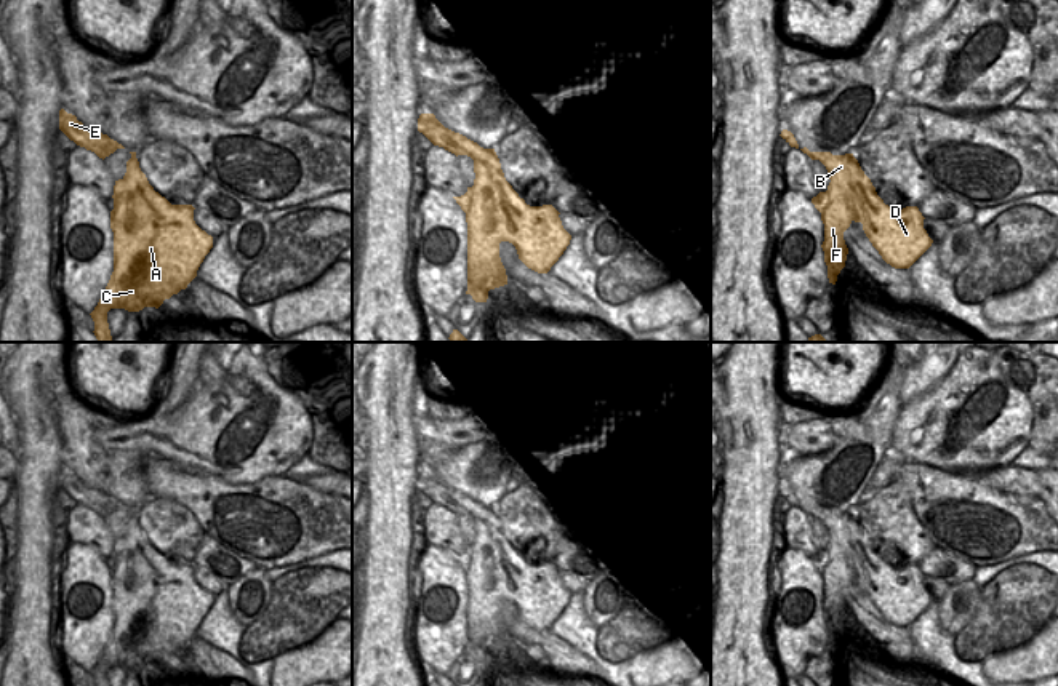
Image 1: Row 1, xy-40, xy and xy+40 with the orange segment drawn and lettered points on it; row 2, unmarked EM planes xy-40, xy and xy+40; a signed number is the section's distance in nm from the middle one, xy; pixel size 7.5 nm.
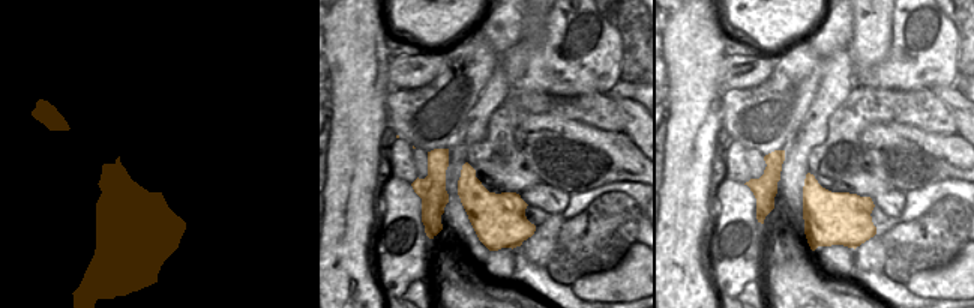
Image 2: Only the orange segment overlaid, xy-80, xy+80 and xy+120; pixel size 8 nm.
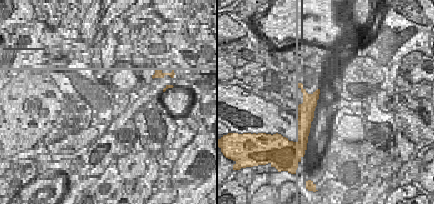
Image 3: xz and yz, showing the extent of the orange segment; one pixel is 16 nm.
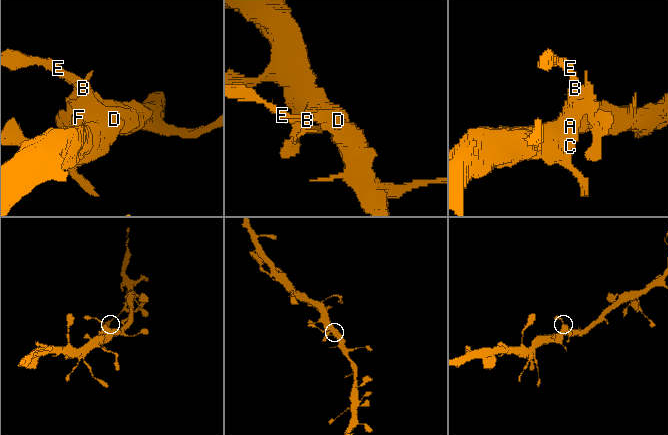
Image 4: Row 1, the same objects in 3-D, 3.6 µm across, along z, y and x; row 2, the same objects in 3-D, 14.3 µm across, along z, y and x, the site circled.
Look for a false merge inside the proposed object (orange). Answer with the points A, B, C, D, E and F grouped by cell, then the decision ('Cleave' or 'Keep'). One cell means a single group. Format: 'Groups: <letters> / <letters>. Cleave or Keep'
Groups: A B C D E F. Keep.

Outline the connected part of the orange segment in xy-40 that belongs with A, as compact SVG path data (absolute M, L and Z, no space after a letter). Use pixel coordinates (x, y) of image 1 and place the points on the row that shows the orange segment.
M130 152L126 173L114 185L114 272L90 313L98 342L110 342L107 312L158 309L197 277L213 237L194 221L192 205L171 205L154 190Z

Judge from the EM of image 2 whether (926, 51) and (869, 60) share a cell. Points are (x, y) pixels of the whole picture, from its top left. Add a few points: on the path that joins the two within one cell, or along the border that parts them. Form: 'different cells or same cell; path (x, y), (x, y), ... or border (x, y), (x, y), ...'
different cells; border (893, 23), (890, 53), (860, 80), (863, 84)

